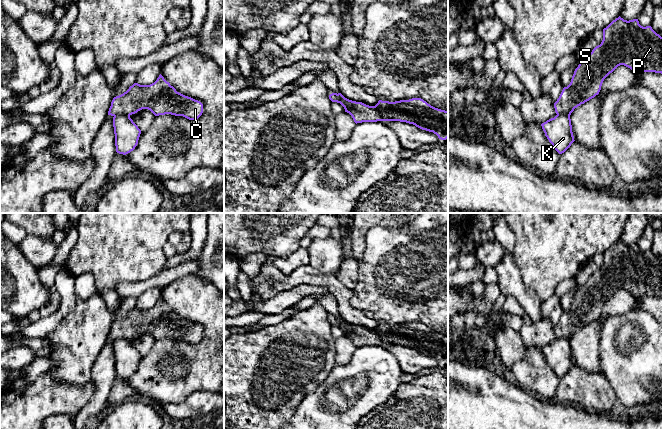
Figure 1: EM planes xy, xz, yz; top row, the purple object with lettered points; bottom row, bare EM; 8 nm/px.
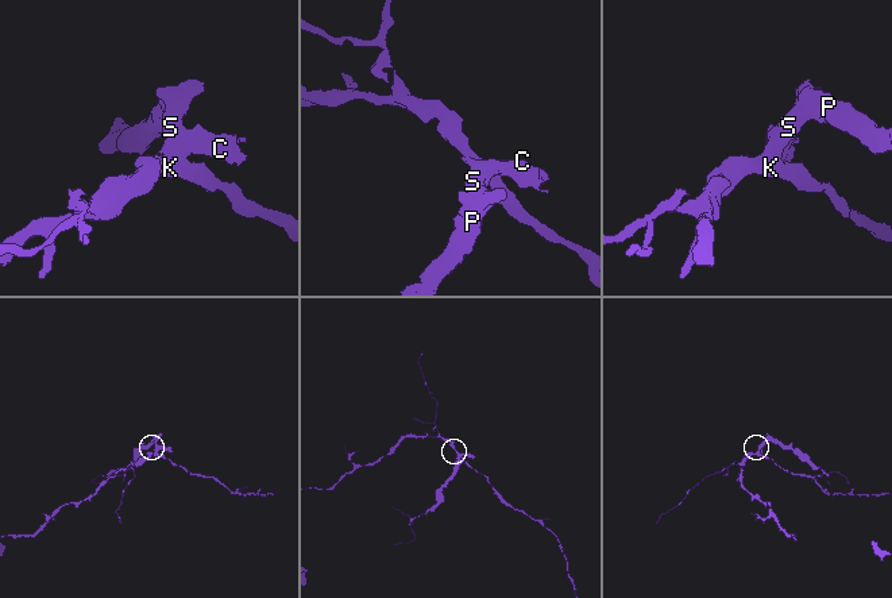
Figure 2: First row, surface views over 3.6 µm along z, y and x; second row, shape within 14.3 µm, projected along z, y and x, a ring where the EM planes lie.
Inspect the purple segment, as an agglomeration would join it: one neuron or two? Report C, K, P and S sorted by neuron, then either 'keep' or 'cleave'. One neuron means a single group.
C P S / K; cleave

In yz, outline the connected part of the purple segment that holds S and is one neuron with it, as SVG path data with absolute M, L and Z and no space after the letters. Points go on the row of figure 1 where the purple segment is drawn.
M620 16L603 29L603 40L575 69L571 82L564 87L554 103L555 112L571 115L575 108L599 94L604 79L618 66L624 65L635 74L655 72L662 74L662 37L651 26L643 27L638 19L624 20Z

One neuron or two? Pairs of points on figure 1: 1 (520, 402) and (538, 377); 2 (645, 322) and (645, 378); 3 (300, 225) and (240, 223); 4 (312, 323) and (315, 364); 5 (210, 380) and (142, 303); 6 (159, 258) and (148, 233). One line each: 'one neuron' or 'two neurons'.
1: two neurons
2: one neuron
3: one neuron
4: one neuron
5: two neurons
6: one neuron

